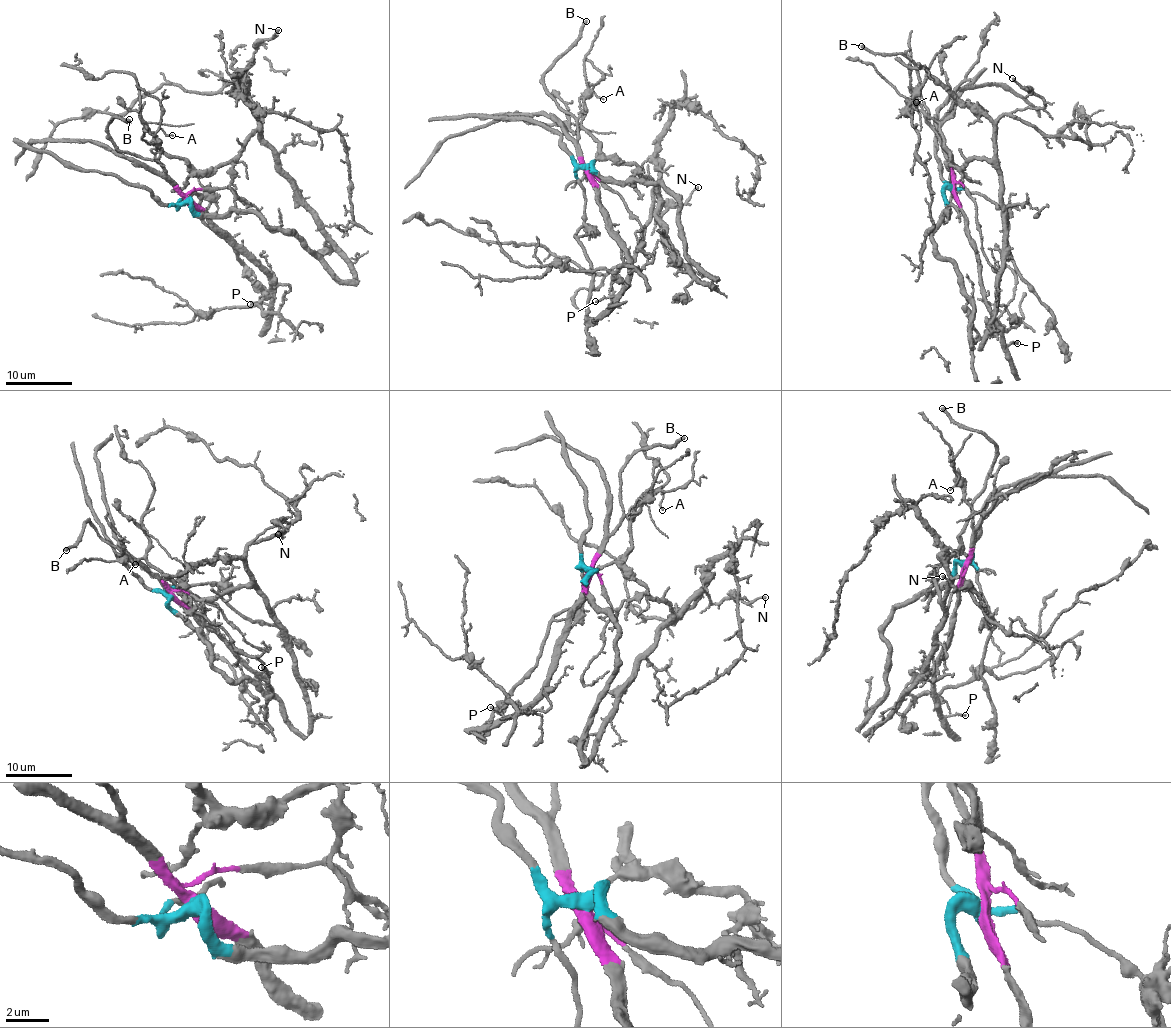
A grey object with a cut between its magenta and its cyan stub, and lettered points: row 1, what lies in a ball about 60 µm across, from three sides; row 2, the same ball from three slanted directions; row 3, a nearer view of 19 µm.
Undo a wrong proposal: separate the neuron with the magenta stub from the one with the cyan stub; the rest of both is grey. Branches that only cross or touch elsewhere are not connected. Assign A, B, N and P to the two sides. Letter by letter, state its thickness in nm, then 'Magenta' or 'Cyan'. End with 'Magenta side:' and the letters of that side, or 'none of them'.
A: Thickness 80 nm. Magenta
B: Thickness 240 nm. Magenta
N: Thickness 160 nm. Cyan
P: Thickness 150 nm. Magenta
Magenta side: A, B, P

